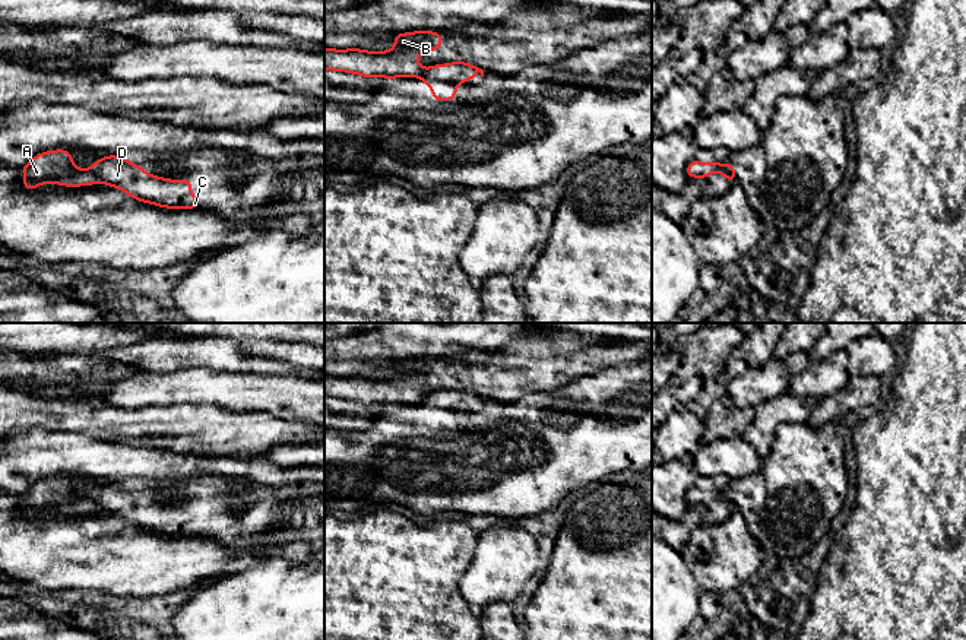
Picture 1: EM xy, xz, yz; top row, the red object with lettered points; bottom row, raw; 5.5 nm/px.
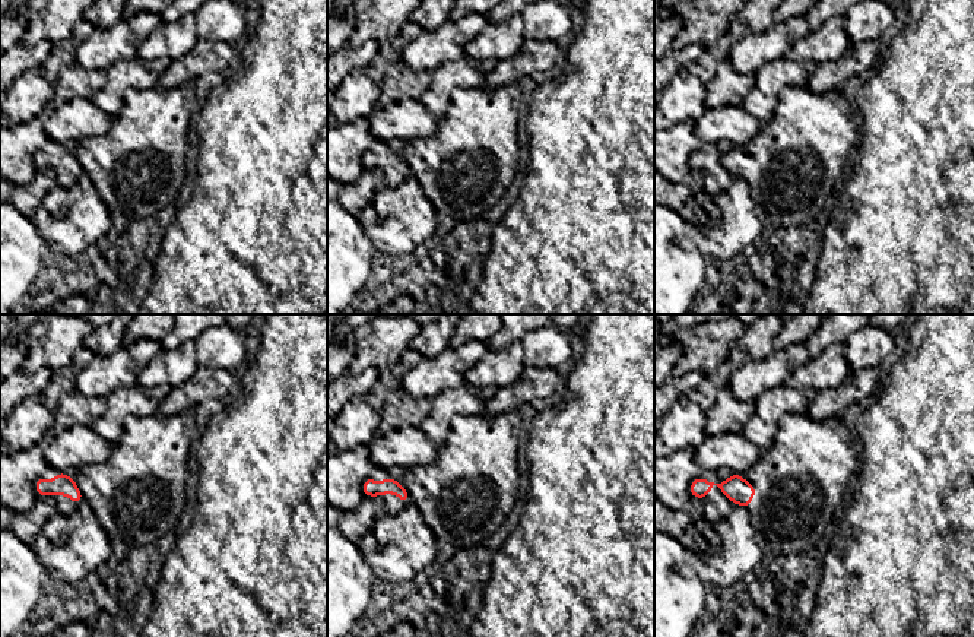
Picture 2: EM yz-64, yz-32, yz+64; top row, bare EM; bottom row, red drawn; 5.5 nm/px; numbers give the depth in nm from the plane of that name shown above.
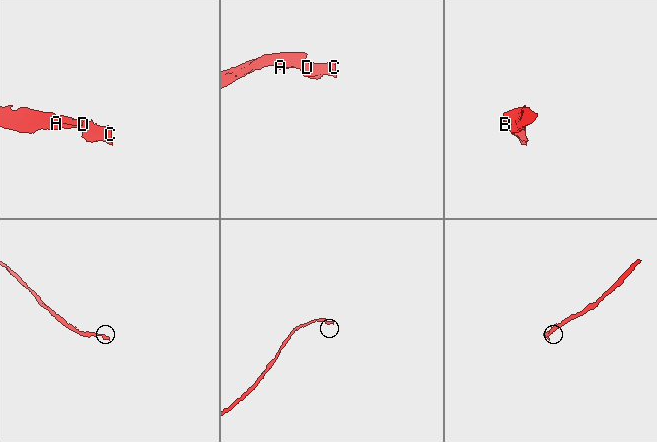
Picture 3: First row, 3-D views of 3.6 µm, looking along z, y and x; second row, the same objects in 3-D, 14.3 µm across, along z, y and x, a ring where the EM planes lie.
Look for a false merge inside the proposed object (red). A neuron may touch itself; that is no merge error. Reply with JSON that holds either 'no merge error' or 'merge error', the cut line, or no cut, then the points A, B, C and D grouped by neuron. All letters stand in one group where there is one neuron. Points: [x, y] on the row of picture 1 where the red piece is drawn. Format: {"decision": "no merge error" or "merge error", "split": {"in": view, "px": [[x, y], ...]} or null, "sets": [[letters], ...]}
{"decision": "merge error", "split": {"in": "yz", "px": [[721, 164], [734, 178]]}, "sets": [["A", "B"], ["C", "D"]]}

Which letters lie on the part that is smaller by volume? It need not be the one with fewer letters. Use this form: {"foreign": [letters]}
{"foreign": ["C", "D"]}

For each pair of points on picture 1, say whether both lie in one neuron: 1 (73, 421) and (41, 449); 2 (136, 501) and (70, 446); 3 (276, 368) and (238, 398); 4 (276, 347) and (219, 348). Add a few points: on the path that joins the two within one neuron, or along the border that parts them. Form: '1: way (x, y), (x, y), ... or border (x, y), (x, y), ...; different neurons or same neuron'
1: border (27, 430), (76, 431), (89, 434), (94, 439); different neurons
2: border (145, 480), (107, 482); different neurons
3: border (294, 370), (285, 374), (236, 373); different neurons
4: border (237, 342), (249, 354), (274, 360); different neurons

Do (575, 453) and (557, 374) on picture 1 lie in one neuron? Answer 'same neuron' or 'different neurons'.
different neurons

